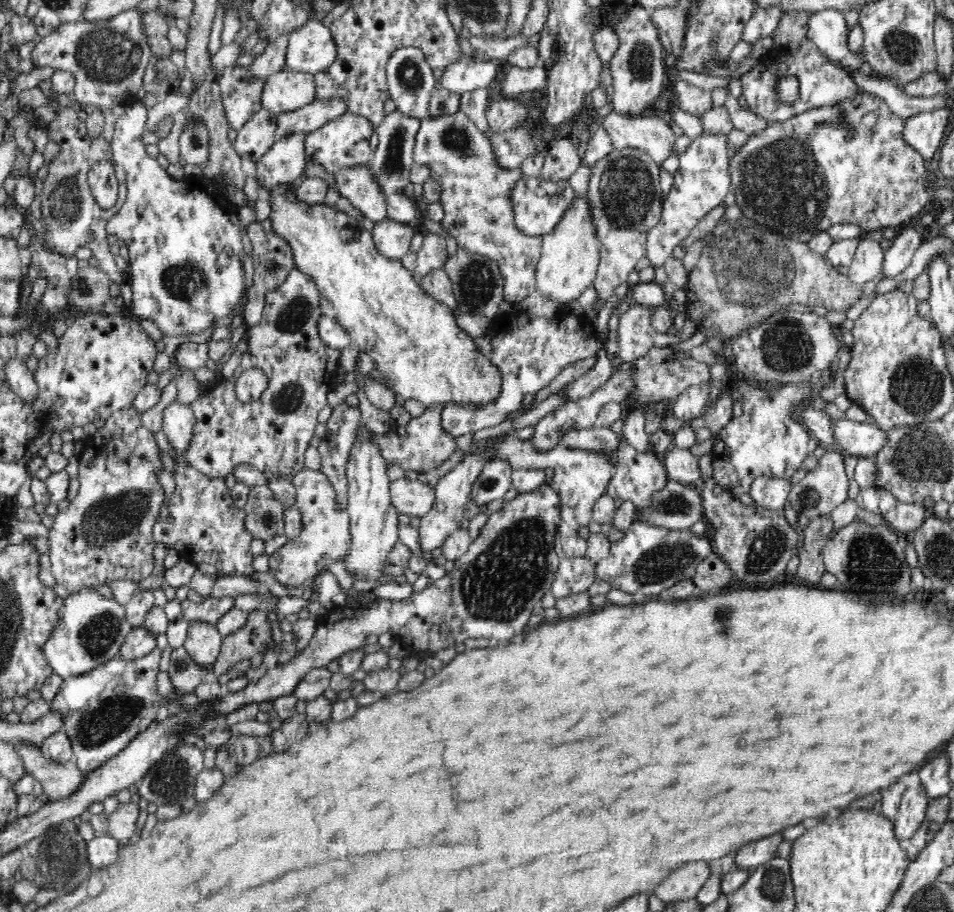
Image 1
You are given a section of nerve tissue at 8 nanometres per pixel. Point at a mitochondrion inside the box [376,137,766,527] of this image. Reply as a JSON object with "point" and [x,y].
{"point":[628,194]}

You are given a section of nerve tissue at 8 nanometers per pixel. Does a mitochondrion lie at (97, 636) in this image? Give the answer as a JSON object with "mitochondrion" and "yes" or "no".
{"mitochondrion":"yes"}

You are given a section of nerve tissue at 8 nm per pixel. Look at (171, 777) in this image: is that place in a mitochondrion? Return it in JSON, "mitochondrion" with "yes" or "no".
{"mitochondrion":"yes"}

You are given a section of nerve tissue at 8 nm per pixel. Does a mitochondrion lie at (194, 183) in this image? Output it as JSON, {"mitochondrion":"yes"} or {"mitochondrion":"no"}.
{"mitochondrion":"no"}

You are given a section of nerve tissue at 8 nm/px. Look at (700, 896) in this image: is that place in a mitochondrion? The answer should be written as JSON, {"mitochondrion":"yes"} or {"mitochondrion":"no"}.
{"mitochondrion":"no"}

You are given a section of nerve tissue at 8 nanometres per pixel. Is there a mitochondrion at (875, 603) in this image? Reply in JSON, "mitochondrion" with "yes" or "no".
{"mitochondrion":"yes"}

